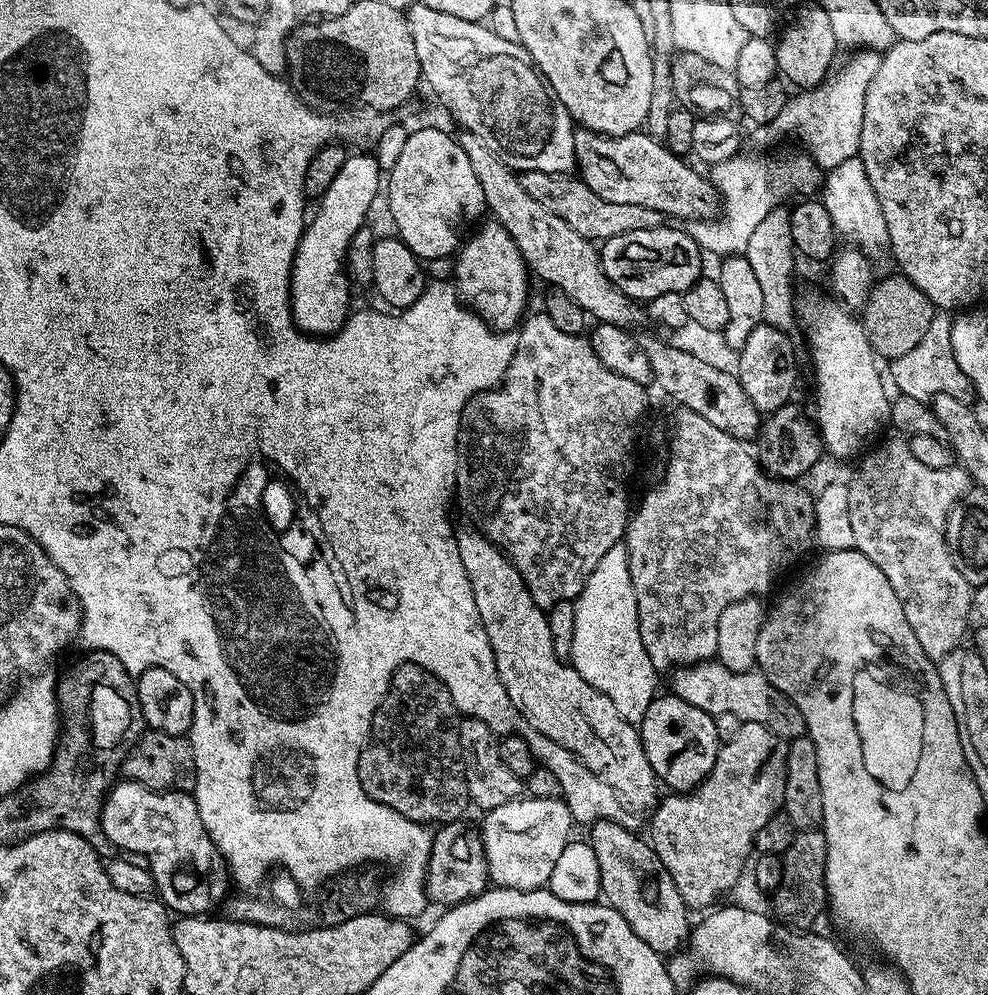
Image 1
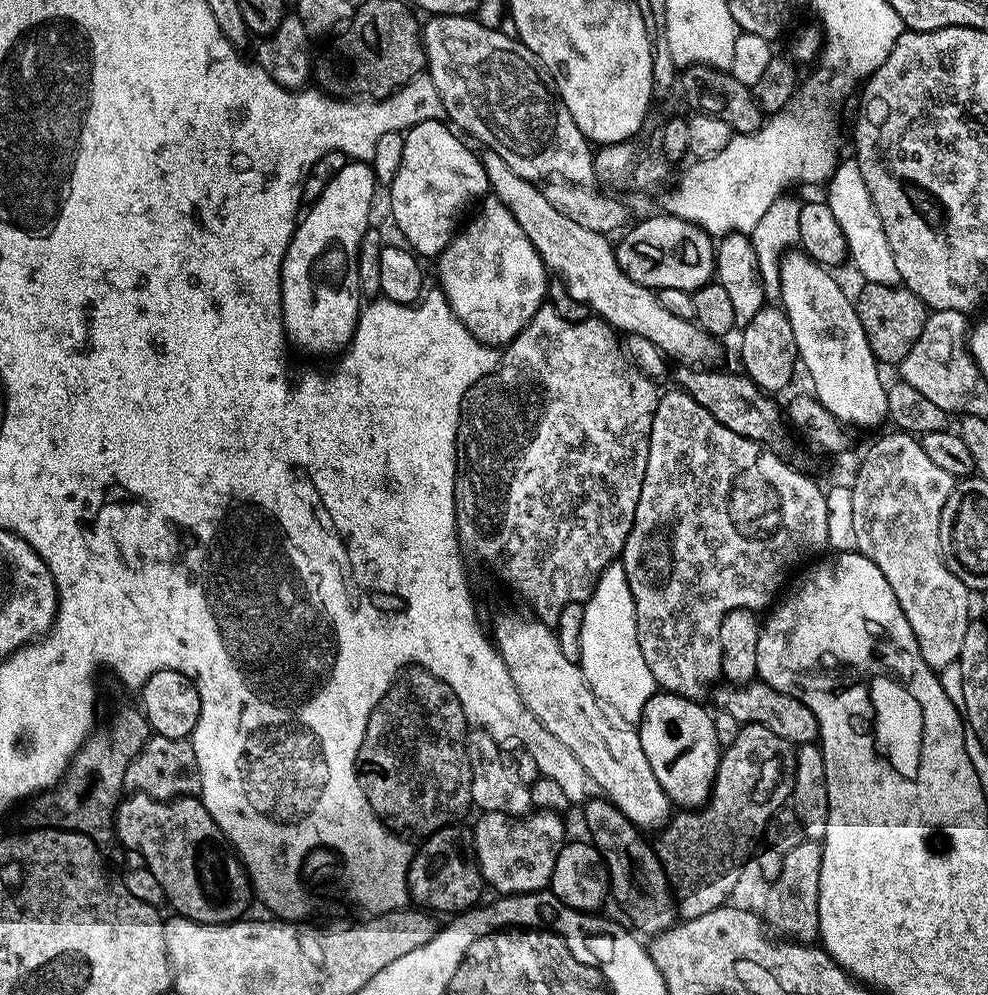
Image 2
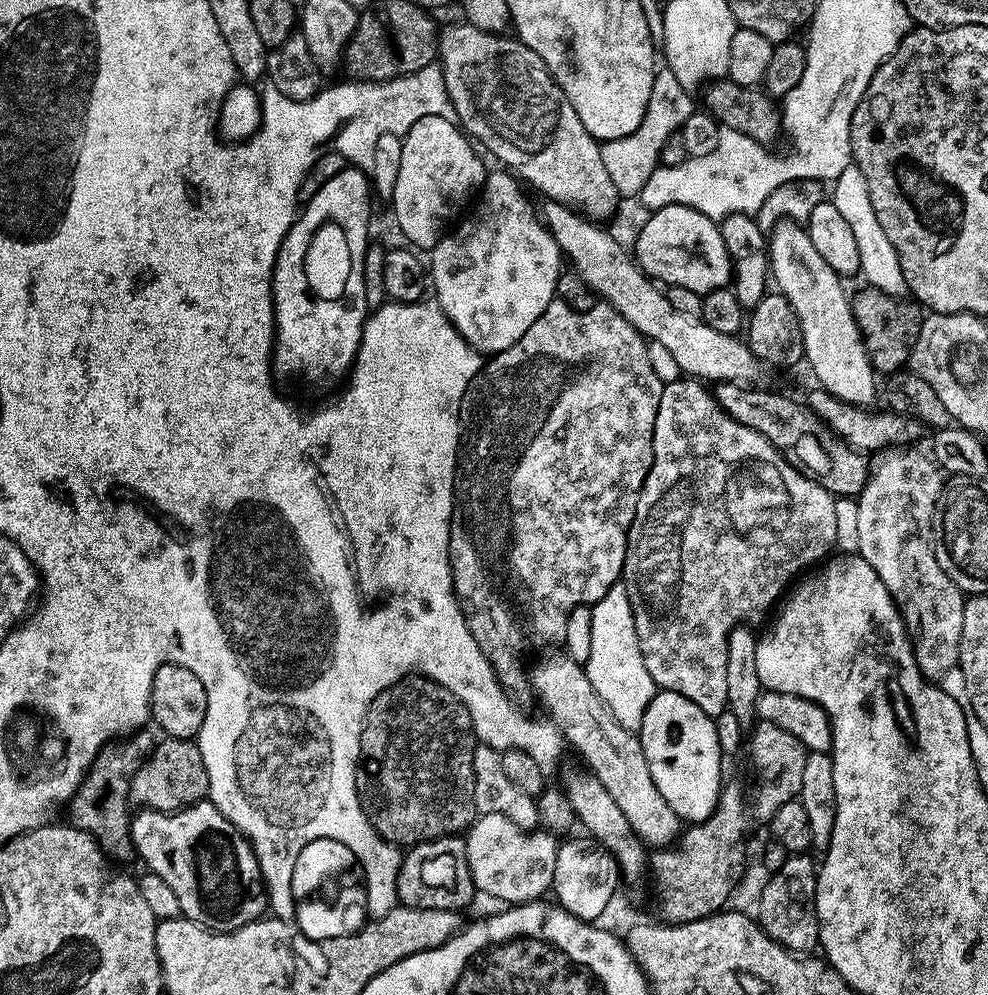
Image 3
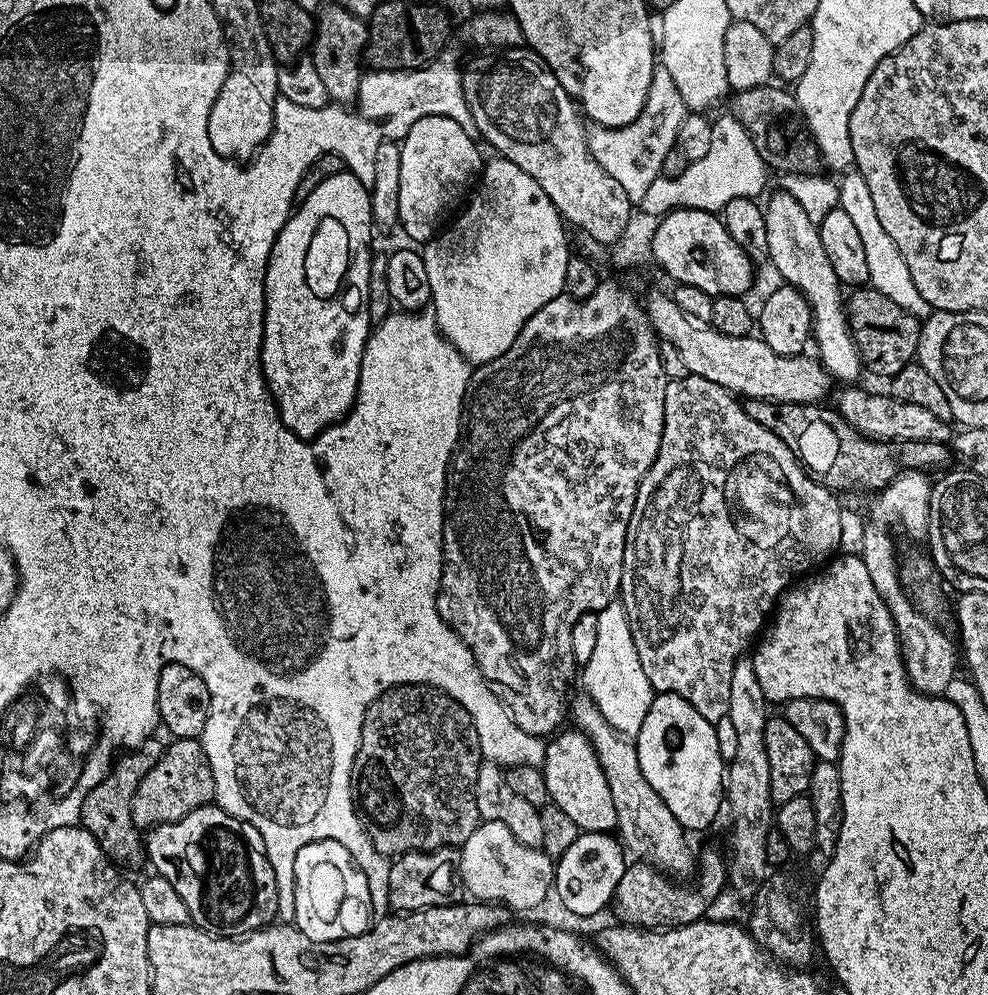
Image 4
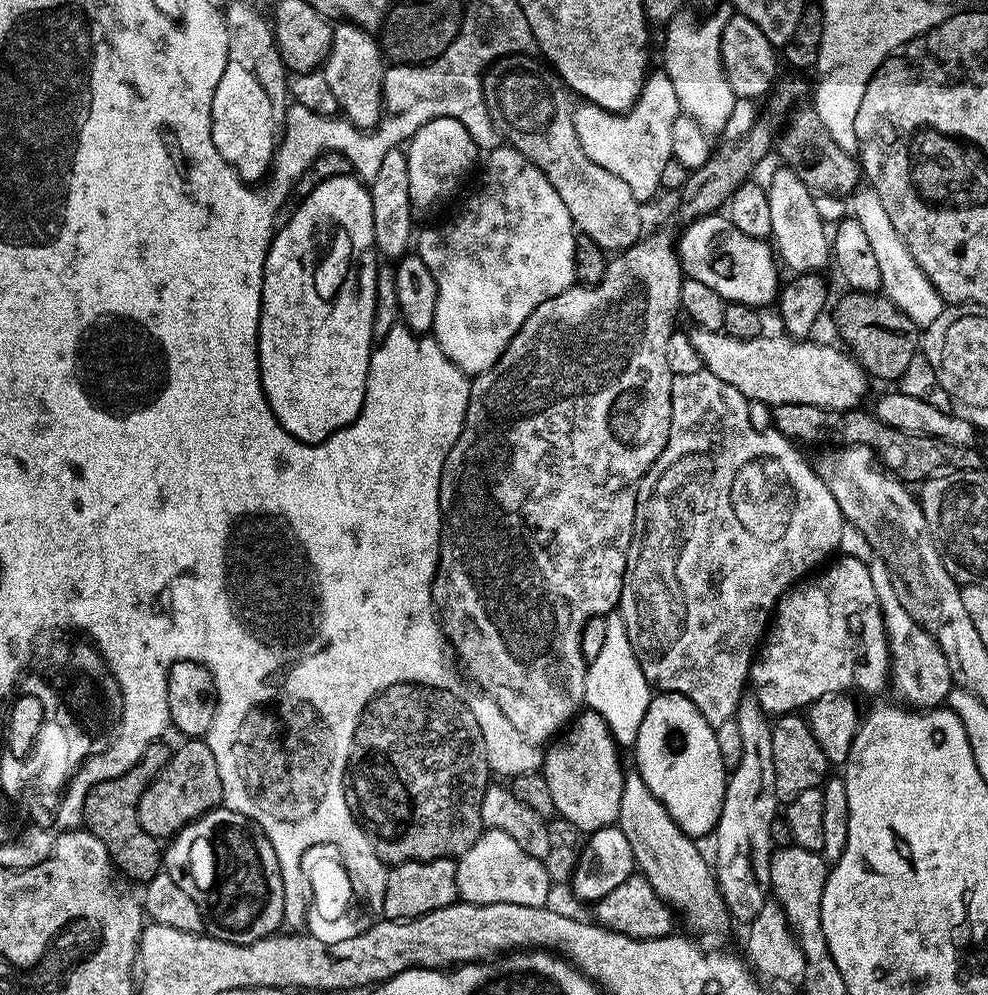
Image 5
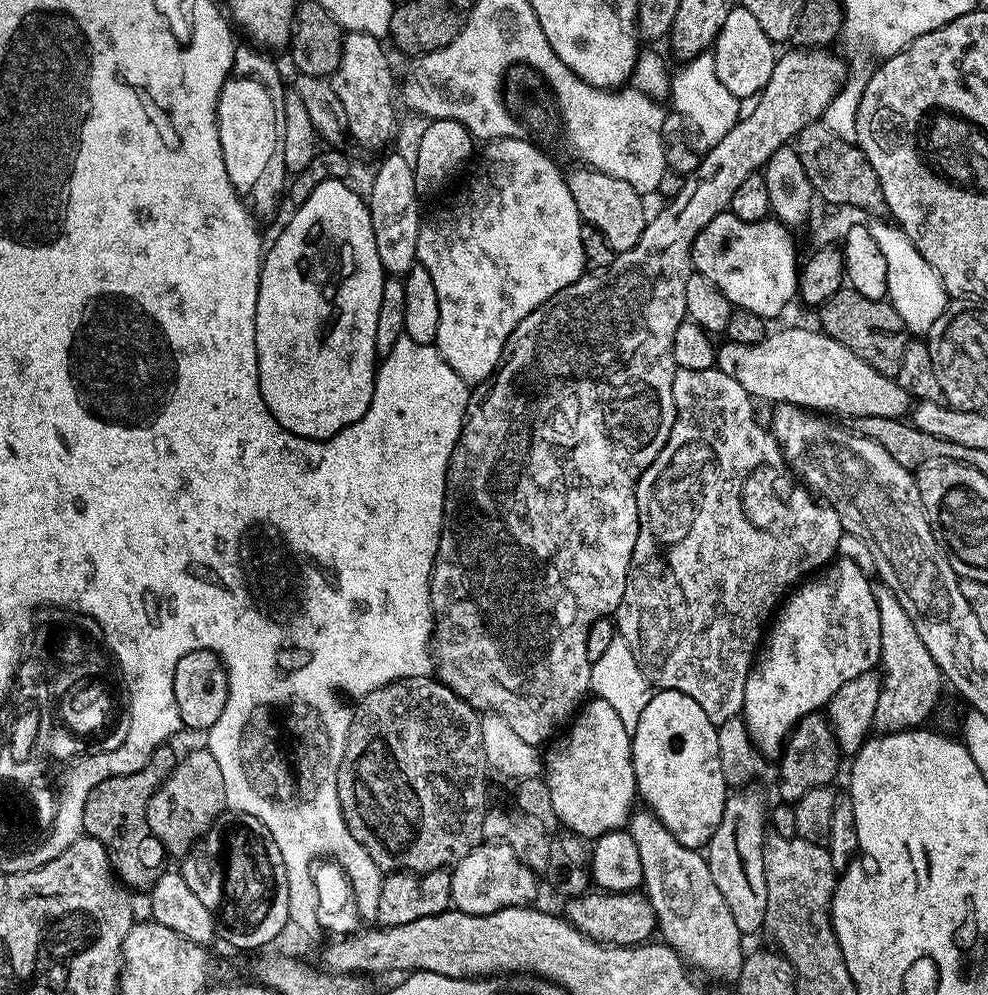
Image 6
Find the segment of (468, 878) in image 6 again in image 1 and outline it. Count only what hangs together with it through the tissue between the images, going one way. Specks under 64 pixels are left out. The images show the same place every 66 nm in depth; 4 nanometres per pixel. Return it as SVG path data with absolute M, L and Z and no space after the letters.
M528 796L514 802L506 802L506 806L498 806L487 813L488 816L480 828L480 837L486 850L488 863L488 879L497 888L513 888L523 892L532 892L535 888L547 885L550 874L554 874L554 865L562 855L564 847L570 843L573 835L574 821L568 808L568 801L561 798L534 798Z

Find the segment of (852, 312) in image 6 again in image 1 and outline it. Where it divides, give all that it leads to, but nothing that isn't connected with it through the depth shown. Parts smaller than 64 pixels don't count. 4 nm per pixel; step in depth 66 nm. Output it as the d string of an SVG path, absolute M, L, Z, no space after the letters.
M893 274L893 276L884 276L875 281L869 287L868 299L862 305L862 323L864 325L864 333L870 342L872 351L877 357L886 358L885 361L891 362L902 358L902 354L907 354L909 350L914 350L914 346L918 346L918 342L922 342L922 337L926 335L926 330L930 326L930 322L938 314L935 304L930 302L930 298L926 298L926 294L922 294L922 290L918 290L918 286L914 286L914 282L910 282L910 278Z

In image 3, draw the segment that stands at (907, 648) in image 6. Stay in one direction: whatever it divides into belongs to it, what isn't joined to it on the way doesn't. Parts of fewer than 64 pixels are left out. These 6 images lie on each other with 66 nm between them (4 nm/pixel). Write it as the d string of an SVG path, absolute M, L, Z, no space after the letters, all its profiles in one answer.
M889 446L877 453L870 464L868 481L856 500L858 506L858 555L882 578L886 590L897 605L902 606L904 626L912 649L916 655L916 665L928 680L938 682L951 668L960 662L962 642L962 610L965 593L938 566L936 557L936 537L932 535L932 523L936 517L936 503L946 483L941 469L931 455L915 452L912 446Z

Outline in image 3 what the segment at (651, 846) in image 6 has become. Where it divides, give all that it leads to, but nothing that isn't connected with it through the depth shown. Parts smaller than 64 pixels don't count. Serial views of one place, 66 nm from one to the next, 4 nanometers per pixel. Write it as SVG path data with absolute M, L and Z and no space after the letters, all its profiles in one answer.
M563 651L544 656L530 668L530 688L540 699L556 729L565 741L585 760L587 771L610 790L610 798L618 802L618 810L626 814L626 822L648 846L668 846L681 835L682 821L670 810L666 798L658 794L654 778L650 778L650 766L646 766L646 754L636 732L627 732L608 712L598 698L594 686L590 686L587 671L575 664Z

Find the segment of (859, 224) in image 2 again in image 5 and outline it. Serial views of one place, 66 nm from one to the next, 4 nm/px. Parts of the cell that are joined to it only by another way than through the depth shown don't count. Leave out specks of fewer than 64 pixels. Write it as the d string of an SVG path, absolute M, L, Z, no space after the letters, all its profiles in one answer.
M860 186L850 196L850 212L855 220L862 222L862 230L866 230L866 238L870 238L870 247L874 250L874 258L878 258L878 274L882 274L882 292L893 300L916 323L926 326L938 318L946 310L944 299L934 290L930 278L914 262L910 250L902 242L898 230L890 223L886 210L882 210L882 202L878 194L870 186Z

